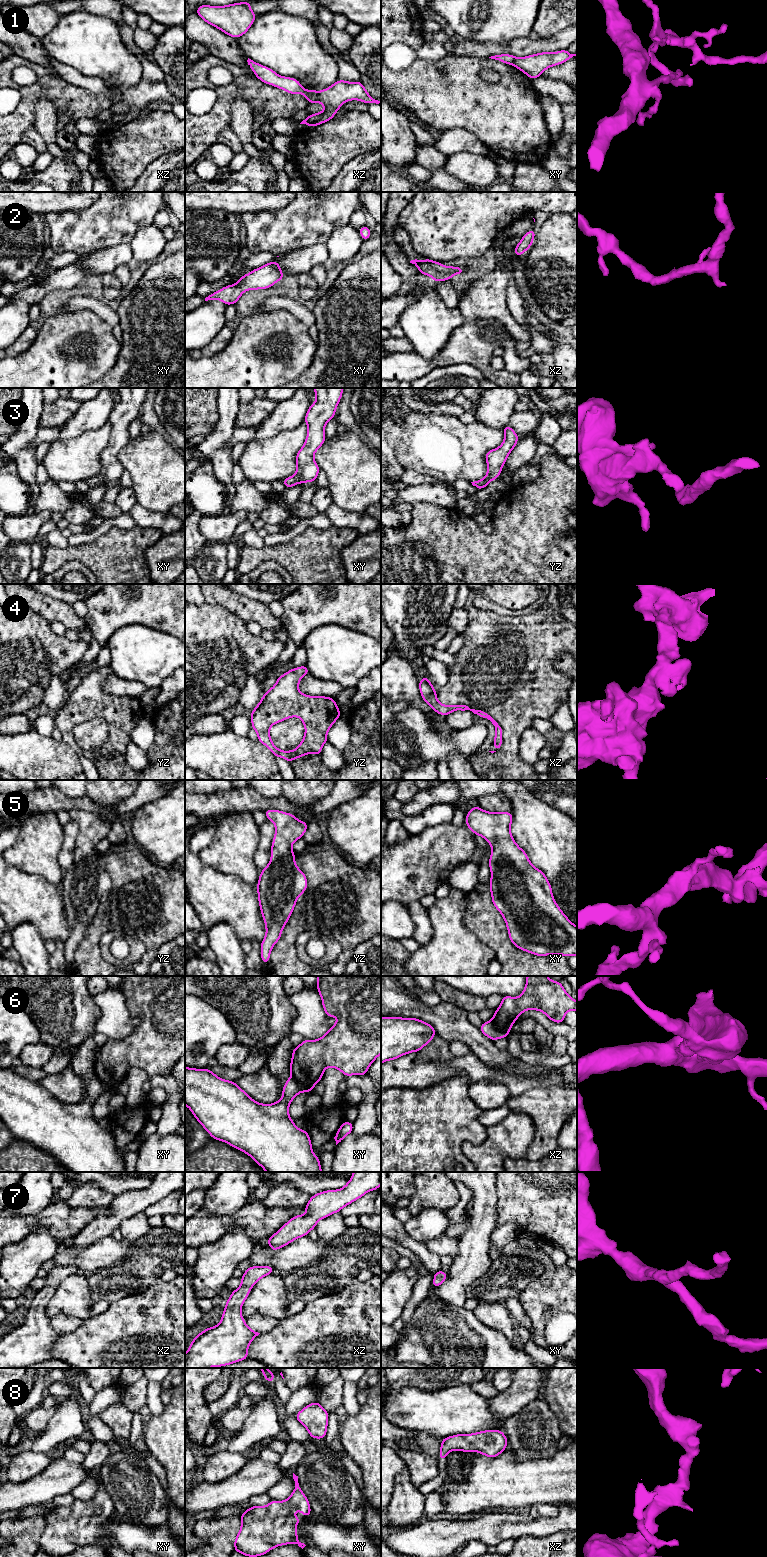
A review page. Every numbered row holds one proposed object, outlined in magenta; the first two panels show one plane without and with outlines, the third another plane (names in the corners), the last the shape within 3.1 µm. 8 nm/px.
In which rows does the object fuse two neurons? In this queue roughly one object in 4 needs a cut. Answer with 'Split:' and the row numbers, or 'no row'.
Split: 1, 6

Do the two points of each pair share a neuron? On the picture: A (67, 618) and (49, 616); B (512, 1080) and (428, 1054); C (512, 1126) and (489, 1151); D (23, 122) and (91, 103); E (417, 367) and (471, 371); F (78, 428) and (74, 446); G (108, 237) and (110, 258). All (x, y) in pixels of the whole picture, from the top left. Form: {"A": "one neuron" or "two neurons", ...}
{"A": "one neuron", "B": "two neurons", "C": "one neuron", "D": "one neuron", "E": "two neurons", "F": "two neurons", "G": "two neurons"}

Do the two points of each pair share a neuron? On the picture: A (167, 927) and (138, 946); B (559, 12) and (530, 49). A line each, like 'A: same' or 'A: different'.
A: different
B: different

